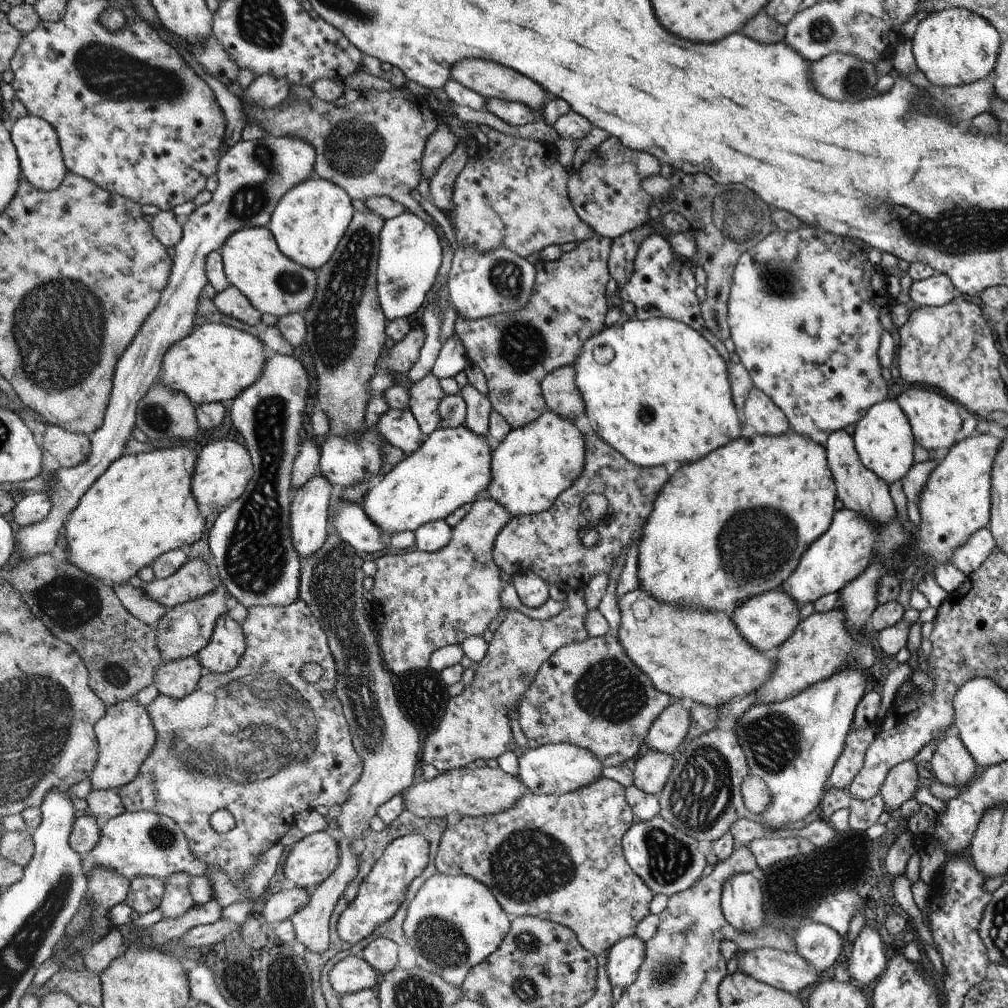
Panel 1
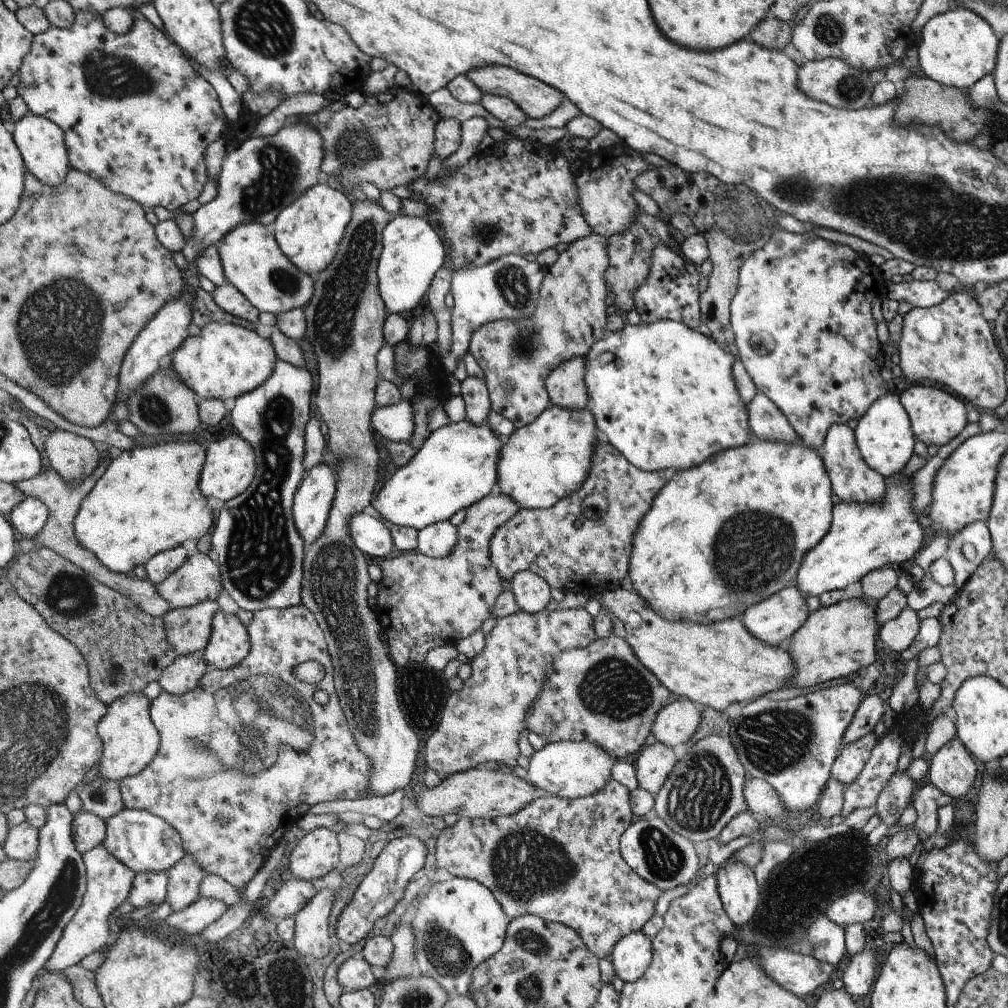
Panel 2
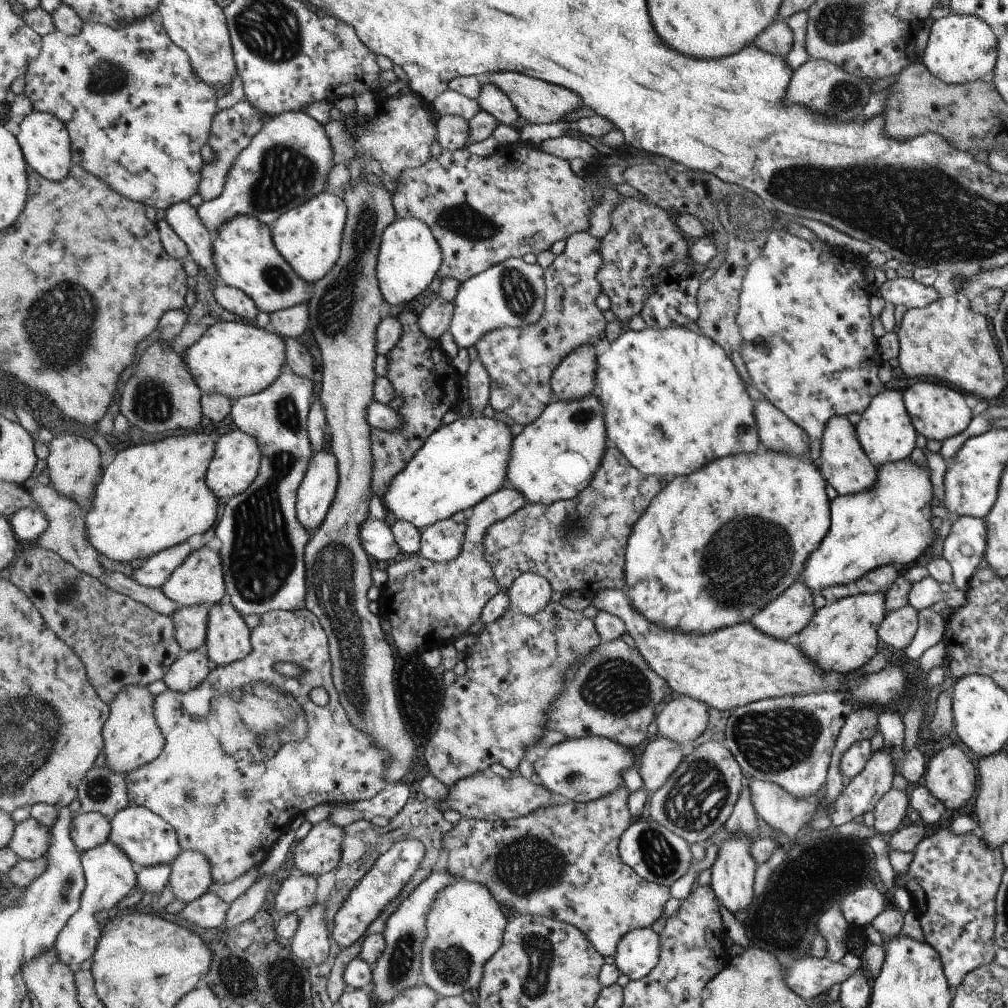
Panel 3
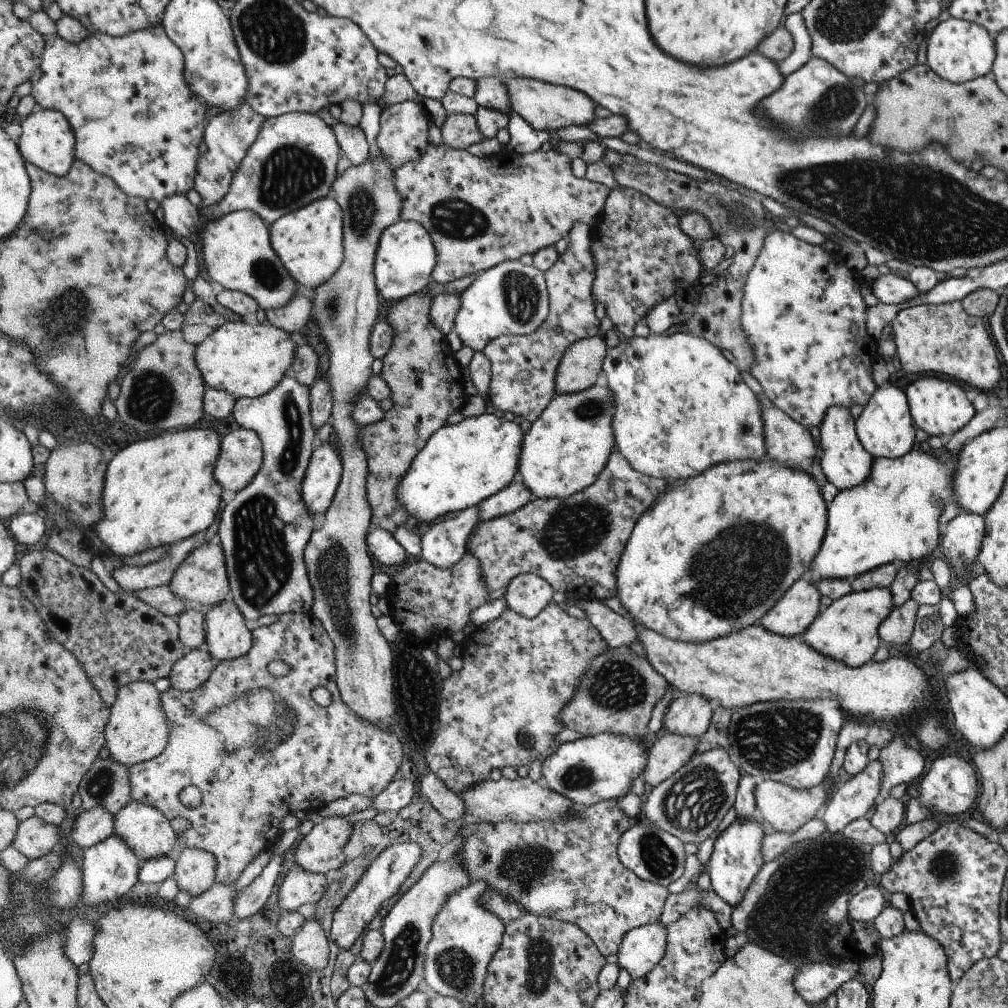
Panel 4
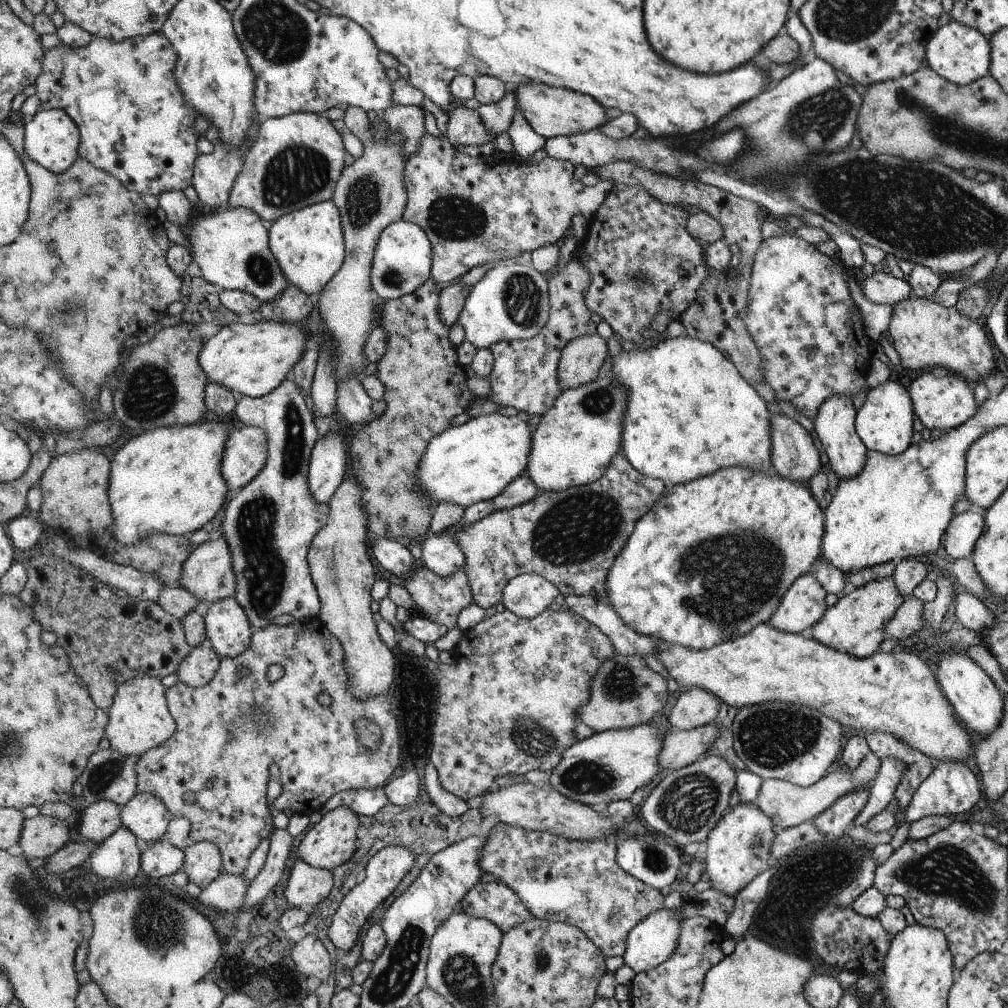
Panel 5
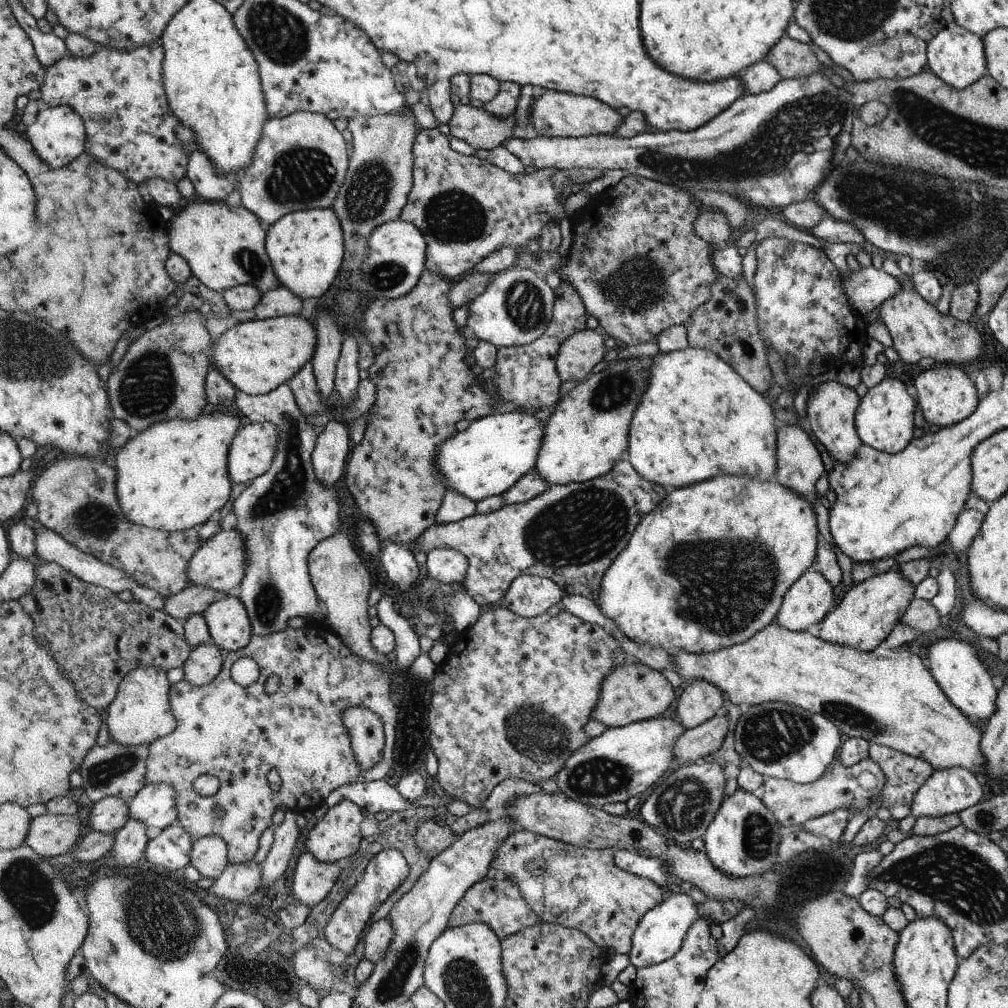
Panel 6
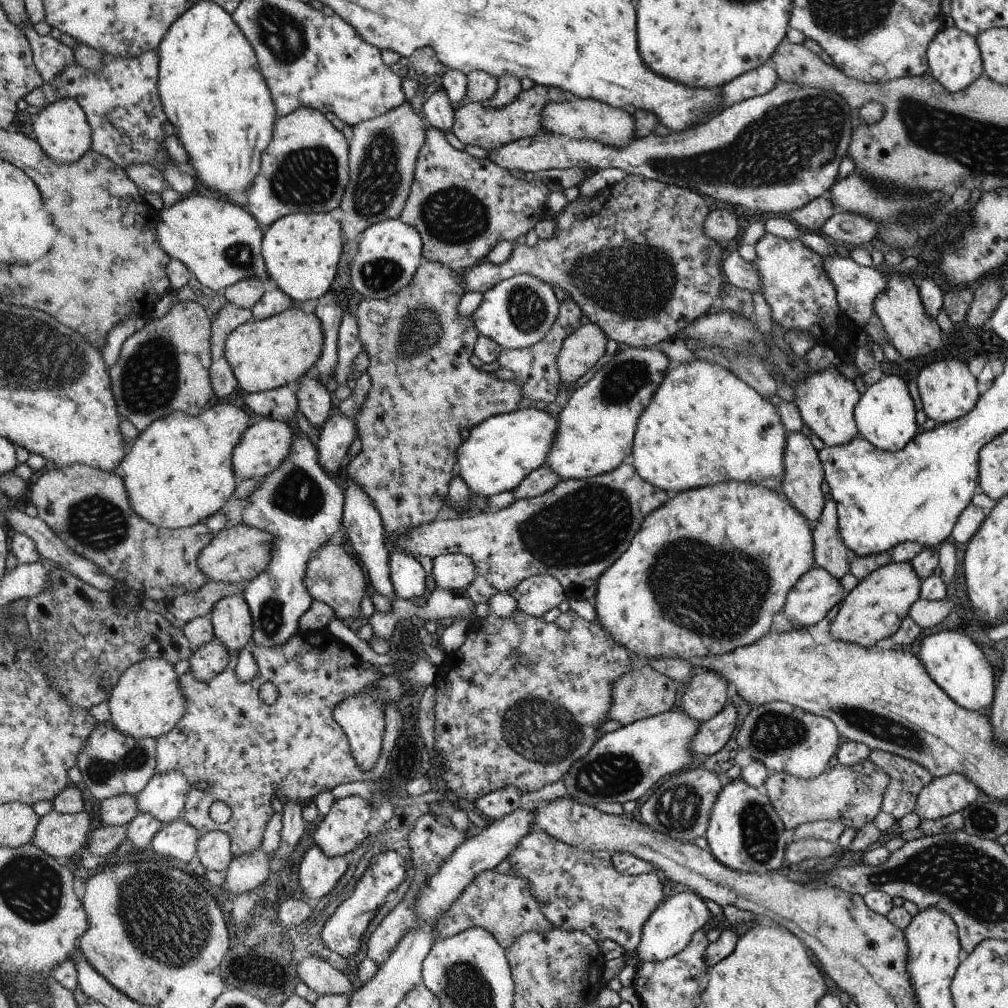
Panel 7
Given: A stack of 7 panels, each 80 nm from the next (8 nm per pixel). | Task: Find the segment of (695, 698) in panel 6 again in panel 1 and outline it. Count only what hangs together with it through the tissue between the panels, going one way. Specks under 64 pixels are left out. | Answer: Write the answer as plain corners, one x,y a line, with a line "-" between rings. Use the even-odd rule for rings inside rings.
676,700
673,705
665,709
665,712
654,722
653,728
649,730
649,736
647,737
649,749
656,749
669,755
675,755
675,751
680,749
685,743
685,737
690,728
690,721
690,711
687,702

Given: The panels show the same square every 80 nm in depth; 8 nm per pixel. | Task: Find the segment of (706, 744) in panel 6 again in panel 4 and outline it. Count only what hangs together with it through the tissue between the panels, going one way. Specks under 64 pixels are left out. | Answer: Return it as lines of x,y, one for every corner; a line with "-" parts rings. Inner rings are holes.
664,734
648,750
649,761
645,773
642,774
644,782
654,788
681,770
696,754
698,740
696,737

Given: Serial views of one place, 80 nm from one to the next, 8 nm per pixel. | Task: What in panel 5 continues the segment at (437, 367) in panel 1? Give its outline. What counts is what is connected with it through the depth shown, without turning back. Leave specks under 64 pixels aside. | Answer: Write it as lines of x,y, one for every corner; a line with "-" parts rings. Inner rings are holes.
512,264
496,265
488,270
484,278
470,288
466,298
465,309
462,310
459,322
466,334
466,341
472,343
477,350
489,348
498,342
513,342
514,340
531,340
541,334
549,323
549,284
543,274
531,265

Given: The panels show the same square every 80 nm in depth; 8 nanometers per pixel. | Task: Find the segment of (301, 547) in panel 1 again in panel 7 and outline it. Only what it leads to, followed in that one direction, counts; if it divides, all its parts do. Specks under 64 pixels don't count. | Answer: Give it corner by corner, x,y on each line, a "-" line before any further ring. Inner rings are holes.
340,413
326,420
319,438
315,440
318,462
326,474
340,468
351,444
358,436
355,418
348,418

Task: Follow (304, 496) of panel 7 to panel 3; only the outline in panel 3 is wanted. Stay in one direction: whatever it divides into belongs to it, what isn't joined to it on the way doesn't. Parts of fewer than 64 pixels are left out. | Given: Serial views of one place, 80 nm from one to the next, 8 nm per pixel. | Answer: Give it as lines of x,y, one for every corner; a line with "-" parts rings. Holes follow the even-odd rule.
288,368
261,393
240,397
233,401
231,418
234,424
246,434
254,435
261,450
260,472
248,489
234,495
224,505
222,519
216,526
215,536
220,539
221,565
225,582
225,592
236,609
243,615
262,616
270,611
295,611
307,606
308,582
305,569
305,546
309,542
309,532
299,521
297,493
302,476
309,468
312,456
312,442
306,432
306,416
310,410
310,398
314,394
314,384
310,379
294,374

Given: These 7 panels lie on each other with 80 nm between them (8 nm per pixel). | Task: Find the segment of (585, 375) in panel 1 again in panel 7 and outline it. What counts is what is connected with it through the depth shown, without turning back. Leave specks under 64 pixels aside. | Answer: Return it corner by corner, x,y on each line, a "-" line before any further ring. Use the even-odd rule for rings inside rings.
708,353
682,363
676,369
668,368
650,405
638,418
629,462
645,482
670,495
724,480
754,482
766,486
768,490
780,491
785,470
782,462
785,449
786,432
776,404
764,400
748,383
717,364
716,358

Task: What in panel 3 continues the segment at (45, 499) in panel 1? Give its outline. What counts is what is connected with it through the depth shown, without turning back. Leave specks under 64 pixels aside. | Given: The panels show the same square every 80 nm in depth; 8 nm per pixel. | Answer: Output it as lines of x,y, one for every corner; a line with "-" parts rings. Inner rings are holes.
40,506
36,509
22,509
13,516
11,521
13,522
13,529
23,546
28,546
36,540
39,541
48,526
46,513

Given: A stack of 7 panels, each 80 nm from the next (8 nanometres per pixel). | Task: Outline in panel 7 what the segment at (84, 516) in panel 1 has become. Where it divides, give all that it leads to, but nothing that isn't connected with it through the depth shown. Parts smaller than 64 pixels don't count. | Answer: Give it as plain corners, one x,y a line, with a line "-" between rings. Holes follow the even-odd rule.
222,402
198,416
177,412
155,421
129,444
126,457
118,464
132,510
146,522
166,530
194,526
198,522
206,522
212,514
222,512
224,502
236,488
233,453
241,442
242,434
249,429
248,422
250,416
244,408

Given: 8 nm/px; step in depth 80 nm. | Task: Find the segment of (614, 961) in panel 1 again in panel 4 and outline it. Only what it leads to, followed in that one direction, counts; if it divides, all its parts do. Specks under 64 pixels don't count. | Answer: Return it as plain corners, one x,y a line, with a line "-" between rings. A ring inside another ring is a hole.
660,922
634,929
621,943
618,950
620,969
625,969
632,979
648,975
668,952
668,931

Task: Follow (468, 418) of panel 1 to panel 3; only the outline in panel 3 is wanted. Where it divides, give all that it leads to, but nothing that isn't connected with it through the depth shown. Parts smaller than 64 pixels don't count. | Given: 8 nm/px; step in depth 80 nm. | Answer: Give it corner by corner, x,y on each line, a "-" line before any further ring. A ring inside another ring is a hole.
479,357
470,361
469,369
464,376
468,381
468,400
472,407
472,415
482,415
489,403
490,377

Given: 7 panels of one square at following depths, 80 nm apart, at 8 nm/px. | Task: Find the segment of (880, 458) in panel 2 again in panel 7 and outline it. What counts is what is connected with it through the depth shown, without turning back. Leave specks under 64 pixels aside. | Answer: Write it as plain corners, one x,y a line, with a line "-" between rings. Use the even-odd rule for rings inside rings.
885,376
869,386
862,394
861,403
857,406
857,430
872,446
888,452
903,450
918,432
916,426
916,406
908,392
906,382
900,376

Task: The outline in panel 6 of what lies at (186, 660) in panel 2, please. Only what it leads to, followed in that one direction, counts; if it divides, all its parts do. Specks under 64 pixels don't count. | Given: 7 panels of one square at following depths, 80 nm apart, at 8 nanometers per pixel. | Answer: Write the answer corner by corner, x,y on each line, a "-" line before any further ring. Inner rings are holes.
212,641
194,647
183,666
184,680
192,685
208,685
220,673
223,656
224,653

